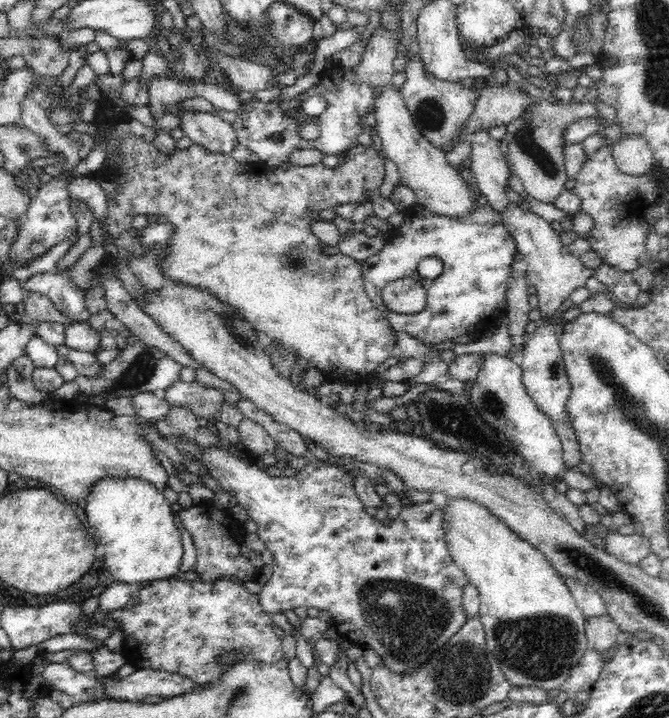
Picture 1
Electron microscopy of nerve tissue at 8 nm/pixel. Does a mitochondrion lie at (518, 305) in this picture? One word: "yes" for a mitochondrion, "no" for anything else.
no

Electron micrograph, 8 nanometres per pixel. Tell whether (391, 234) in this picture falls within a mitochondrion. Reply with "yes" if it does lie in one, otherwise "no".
no

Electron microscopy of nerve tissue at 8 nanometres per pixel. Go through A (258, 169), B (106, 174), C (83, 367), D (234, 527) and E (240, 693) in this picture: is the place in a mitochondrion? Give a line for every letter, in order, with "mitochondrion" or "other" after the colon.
A: other
B: other
C: other
D: other
E: mitochondrion

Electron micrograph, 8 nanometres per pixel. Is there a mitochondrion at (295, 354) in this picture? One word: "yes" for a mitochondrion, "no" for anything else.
no

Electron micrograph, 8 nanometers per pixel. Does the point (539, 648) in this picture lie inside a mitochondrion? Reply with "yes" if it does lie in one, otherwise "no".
yes

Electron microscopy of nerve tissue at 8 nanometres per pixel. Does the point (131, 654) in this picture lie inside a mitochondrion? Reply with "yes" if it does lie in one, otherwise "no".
no

